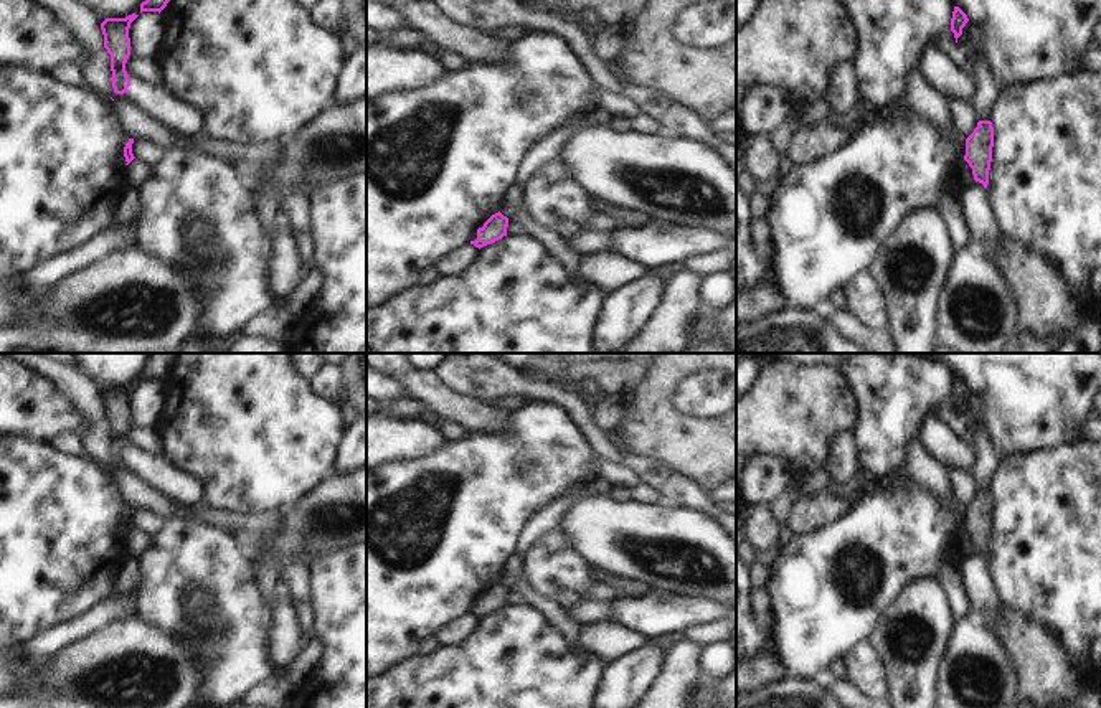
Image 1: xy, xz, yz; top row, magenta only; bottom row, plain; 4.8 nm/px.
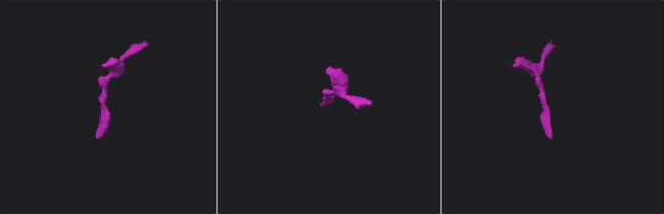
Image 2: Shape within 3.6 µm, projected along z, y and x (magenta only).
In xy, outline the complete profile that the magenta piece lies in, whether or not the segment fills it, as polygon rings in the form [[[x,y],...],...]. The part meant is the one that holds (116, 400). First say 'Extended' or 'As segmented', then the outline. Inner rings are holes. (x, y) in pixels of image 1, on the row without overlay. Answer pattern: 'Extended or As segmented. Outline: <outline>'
As segmented. Outline: [[[132,383],[125,388],[106,388],[101,393],[101,399],[104,404],[104,418],[111,424],[111,451],[116,464],[127,462],[127,457],[130,455],[130,449],[125,441],[125,432],[130,426],[129,398],[137,386],[139,385]]]

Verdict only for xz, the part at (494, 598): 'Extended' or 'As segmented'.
As segmented.

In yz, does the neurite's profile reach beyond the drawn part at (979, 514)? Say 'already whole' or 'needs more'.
already whole

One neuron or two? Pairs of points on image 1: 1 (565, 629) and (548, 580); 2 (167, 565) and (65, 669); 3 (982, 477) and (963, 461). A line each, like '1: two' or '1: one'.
1: two
2: two
3: two

